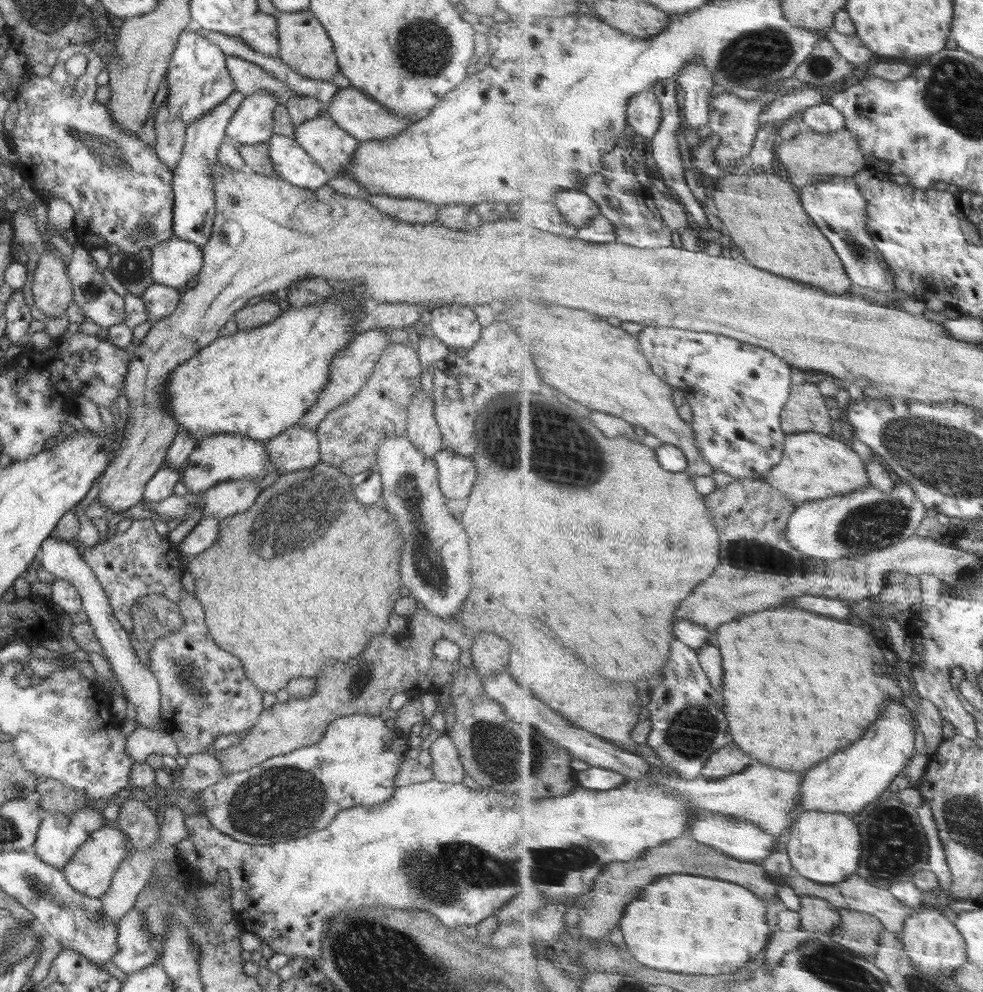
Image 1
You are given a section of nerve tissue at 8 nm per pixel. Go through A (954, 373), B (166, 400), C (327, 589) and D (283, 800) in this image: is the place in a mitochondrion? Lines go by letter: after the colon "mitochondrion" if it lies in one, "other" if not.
A: other
B: other
C: other
D: mitochondrion

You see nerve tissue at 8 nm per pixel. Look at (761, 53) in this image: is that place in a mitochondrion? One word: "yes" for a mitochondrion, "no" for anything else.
yes

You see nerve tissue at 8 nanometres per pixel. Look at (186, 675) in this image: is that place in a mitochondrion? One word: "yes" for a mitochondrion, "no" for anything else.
yes

